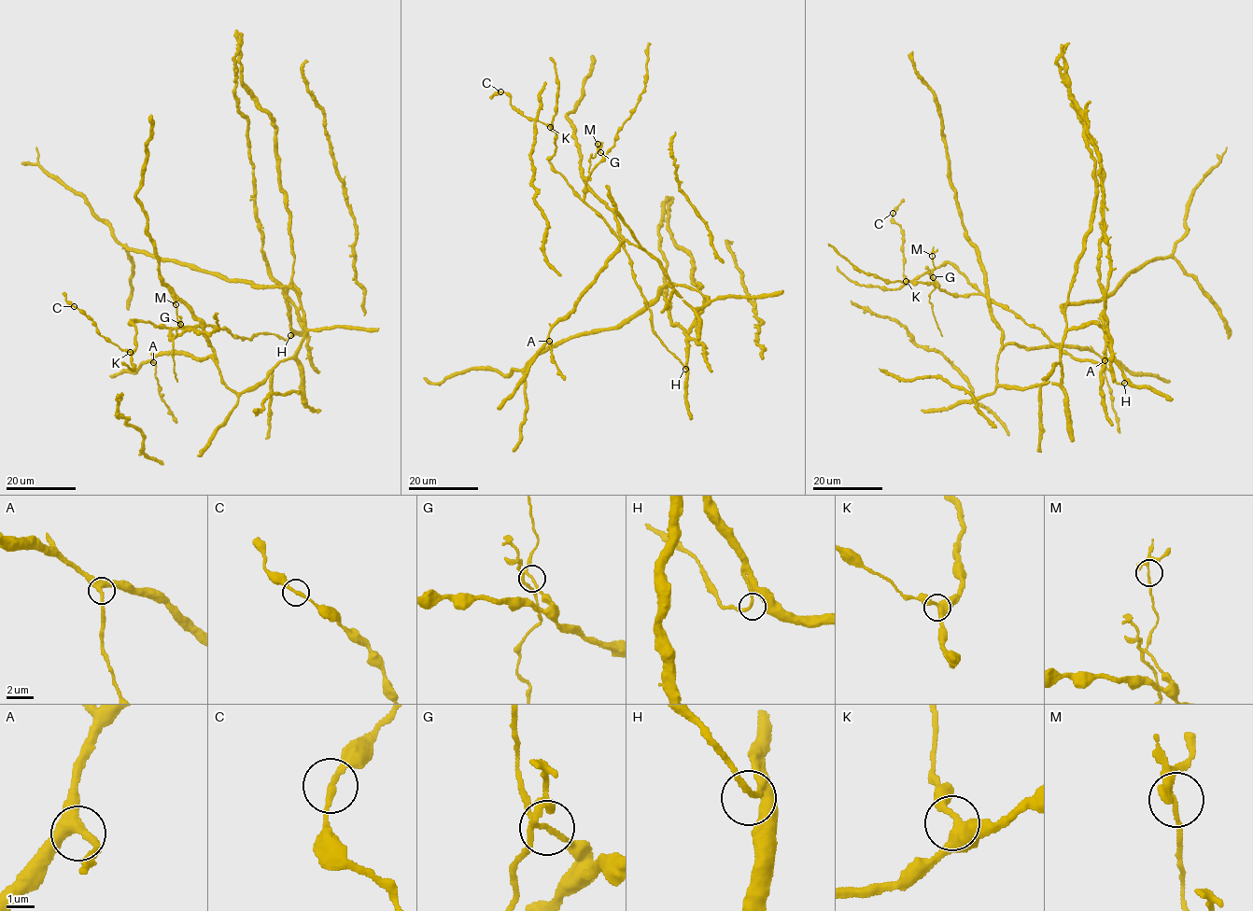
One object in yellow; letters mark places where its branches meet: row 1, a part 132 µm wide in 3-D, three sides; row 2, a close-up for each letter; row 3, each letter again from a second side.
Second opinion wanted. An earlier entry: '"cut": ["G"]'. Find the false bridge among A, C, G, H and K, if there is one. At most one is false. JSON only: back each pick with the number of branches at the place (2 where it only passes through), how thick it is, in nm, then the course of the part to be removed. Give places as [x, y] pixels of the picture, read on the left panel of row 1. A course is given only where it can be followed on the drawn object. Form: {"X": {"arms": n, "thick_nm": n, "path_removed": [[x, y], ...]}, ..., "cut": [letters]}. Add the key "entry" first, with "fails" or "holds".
{"entry": "holds", "G": {"arms": 4, "thick_nm": 140, "path_removed": [[180, 324], [173, 344], [176, 381]]}, "cut": ["G"]}

